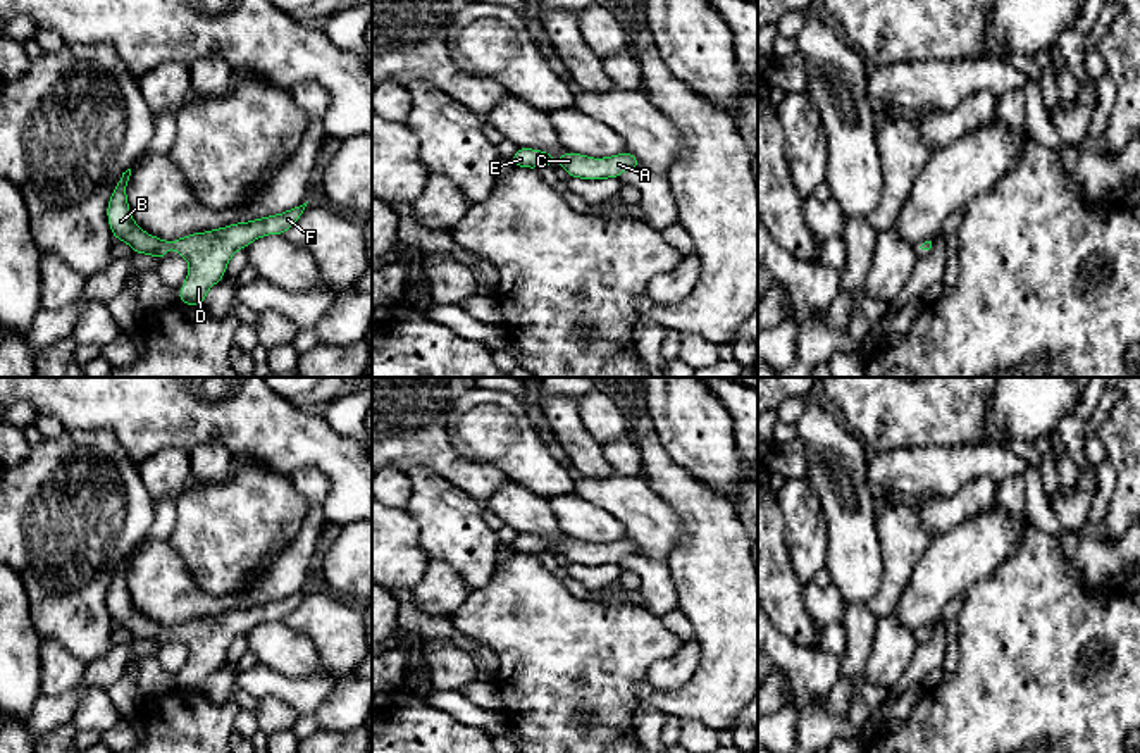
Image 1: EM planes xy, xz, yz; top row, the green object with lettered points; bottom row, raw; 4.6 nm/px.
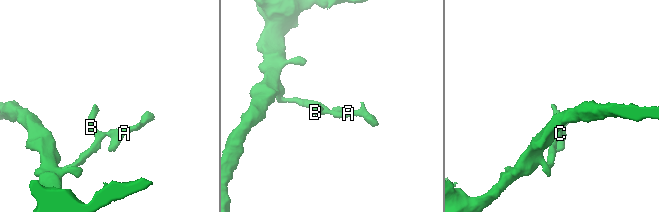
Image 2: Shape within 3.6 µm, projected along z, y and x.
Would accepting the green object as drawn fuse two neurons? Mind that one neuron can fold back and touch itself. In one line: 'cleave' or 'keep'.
keep

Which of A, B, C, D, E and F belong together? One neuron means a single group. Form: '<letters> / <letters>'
A B C D E F

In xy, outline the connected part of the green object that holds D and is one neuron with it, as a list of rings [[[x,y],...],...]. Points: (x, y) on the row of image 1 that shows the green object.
[[[131,169],[122,172],[107,207],[107,217],[115,240],[126,241],[133,253],[146,253],[158,260],[165,252],[176,250],[189,264],[179,302],[201,305],[208,289],[217,284],[227,269],[231,257],[255,240],[267,234],[284,234],[303,214],[307,203],[277,215],[267,215],[250,222],[236,222],[226,227],[193,233],[172,243],[145,233],[129,212],[126,186]]]

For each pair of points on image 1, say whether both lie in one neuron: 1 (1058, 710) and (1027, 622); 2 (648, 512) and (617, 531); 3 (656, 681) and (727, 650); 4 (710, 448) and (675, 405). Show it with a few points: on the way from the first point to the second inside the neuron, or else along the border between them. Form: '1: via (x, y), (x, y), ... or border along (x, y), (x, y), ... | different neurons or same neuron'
1: via (1042, 688), (1034, 645) | same neuron
2: border along (591, 504), (607, 509), (622, 524), (627, 536) | different neurons
3: border along (694, 638), (696, 671), (684, 684), (667, 691) | different neurons
4: via (698, 440), (687, 417) | same neuron

